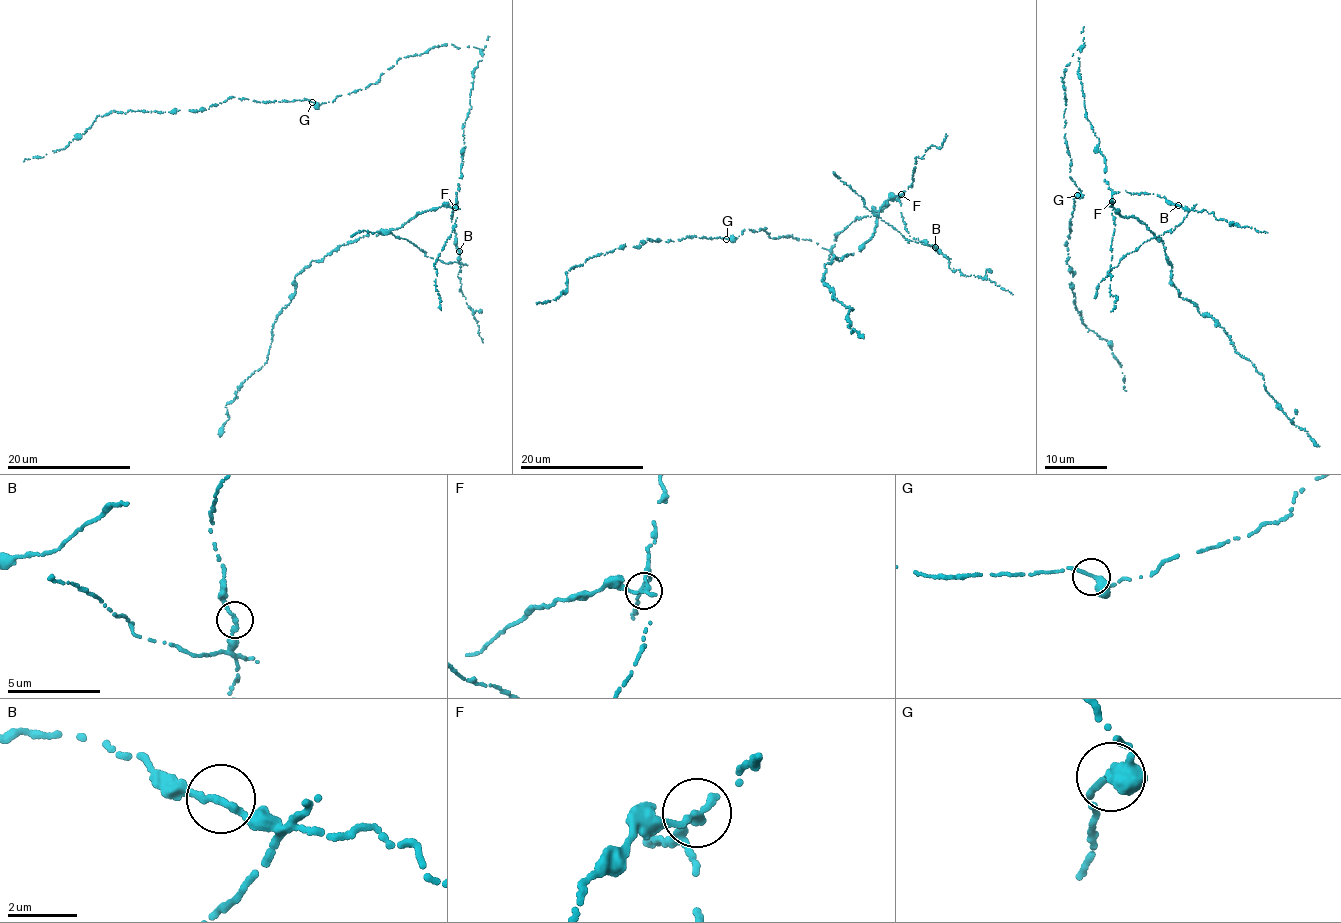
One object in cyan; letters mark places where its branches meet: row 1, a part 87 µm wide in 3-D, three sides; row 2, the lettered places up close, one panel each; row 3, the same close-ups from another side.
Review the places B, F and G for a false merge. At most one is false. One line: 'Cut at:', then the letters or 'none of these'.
Cut at: F

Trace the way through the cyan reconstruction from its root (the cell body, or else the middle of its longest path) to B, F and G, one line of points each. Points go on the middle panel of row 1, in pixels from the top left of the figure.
B: (836, 241), (836, 234), (857, 217), (870, 217), (892, 199), (899, 201), (910, 236), (935, 247)
F: (836, 241), (836, 234), (857, 217), (870, 217), (875, 209), (880, 211), (891, 199), (896, 200), (901, 194)
G: (836, 241), (828, 249), (806, 239), (770, 238), (765, 228), (744, 229), (733, 241), (726, 239)

